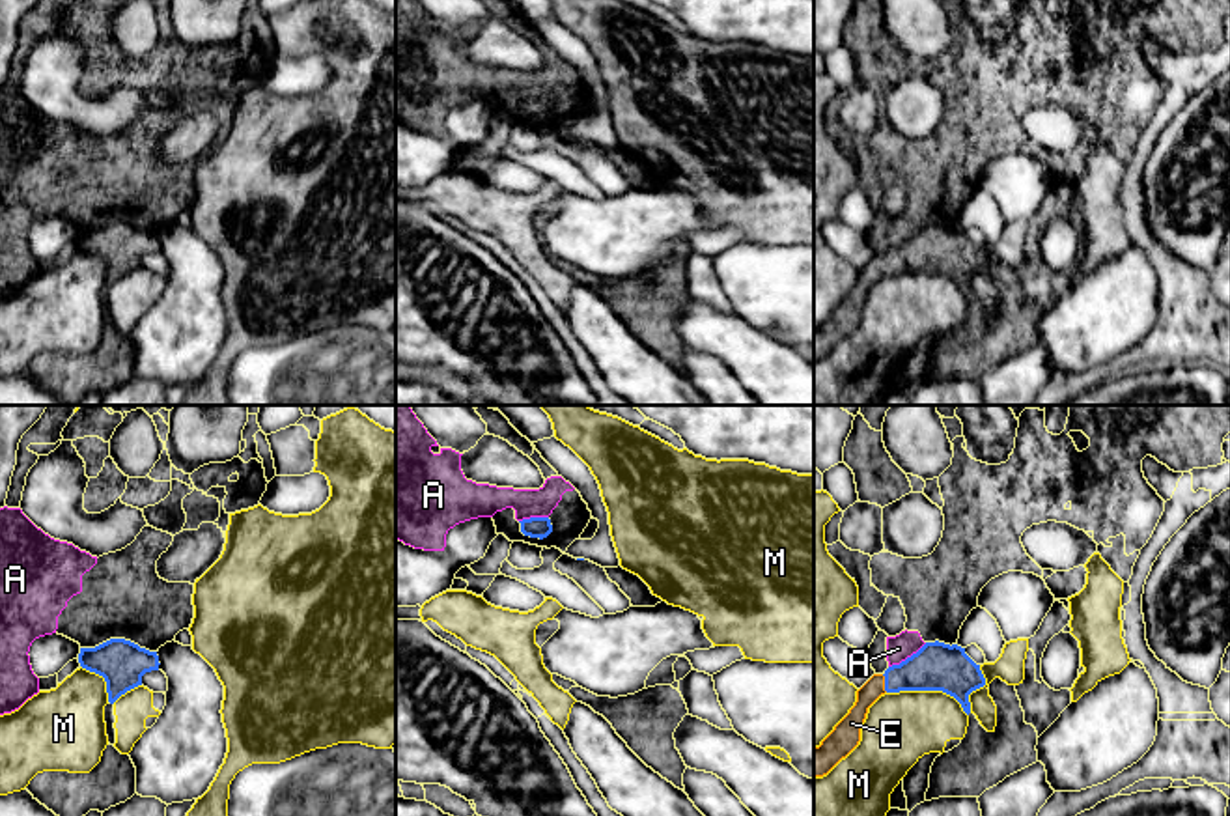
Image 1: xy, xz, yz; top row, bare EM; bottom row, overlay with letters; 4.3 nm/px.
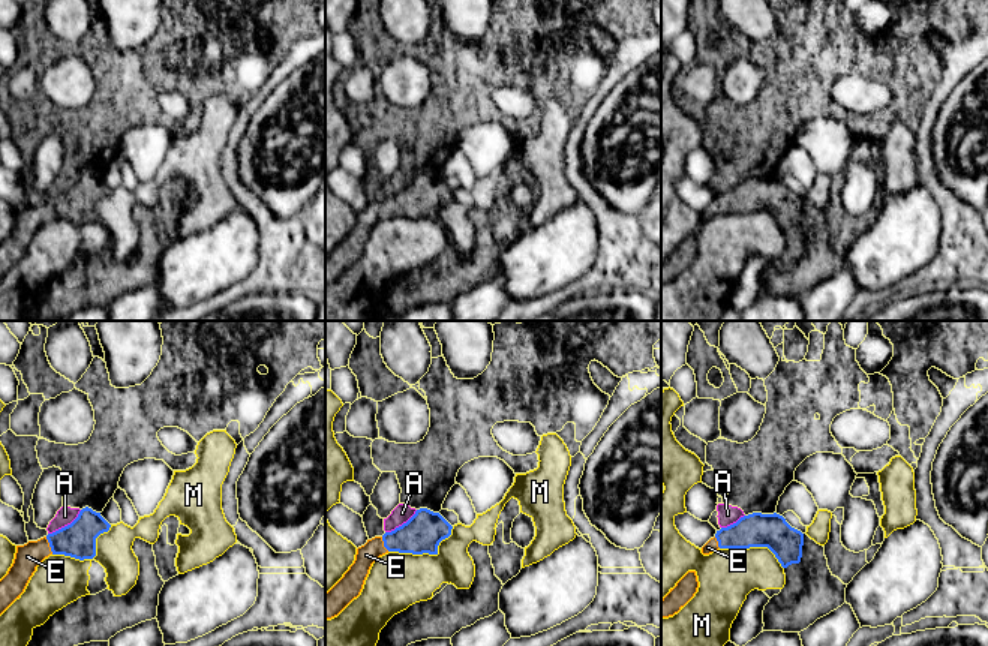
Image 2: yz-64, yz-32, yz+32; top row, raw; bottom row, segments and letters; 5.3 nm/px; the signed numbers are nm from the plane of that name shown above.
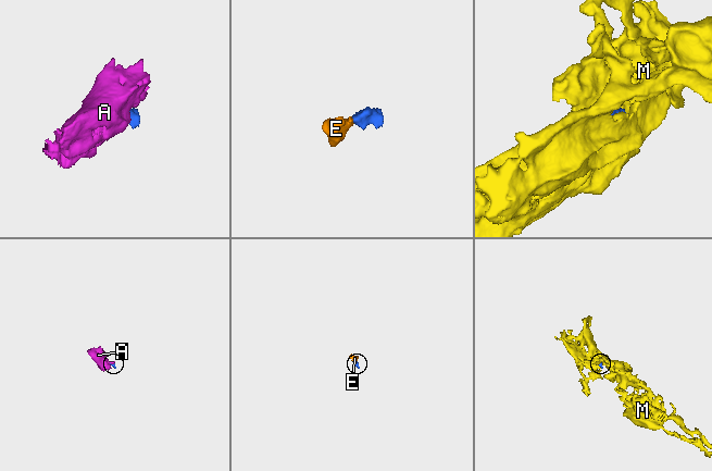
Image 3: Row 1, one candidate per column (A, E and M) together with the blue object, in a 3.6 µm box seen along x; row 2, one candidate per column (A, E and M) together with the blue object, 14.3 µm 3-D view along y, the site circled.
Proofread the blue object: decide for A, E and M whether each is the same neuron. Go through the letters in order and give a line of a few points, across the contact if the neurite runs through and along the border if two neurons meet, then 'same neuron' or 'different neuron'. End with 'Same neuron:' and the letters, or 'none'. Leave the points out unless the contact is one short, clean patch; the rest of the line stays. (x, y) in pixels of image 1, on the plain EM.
A: line yz (926, 225), (889, 249); different neuron
E: line yz (936, 249), (898, 258), (885, 266), (863, 284), (848, 310); same neuron
M: different neuron
Same neuron: E

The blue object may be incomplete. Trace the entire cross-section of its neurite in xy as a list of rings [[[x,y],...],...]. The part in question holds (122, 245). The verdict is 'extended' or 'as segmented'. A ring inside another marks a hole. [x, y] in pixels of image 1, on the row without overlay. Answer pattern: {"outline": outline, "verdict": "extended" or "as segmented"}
{"outline": [[[110,220],[95,230],[80,230],[78,245],[105,260],[110,286],[142,267],[142,258],[159,252],[161,246],[157,233],[125,220]]], "verdict": "as segmented"}

